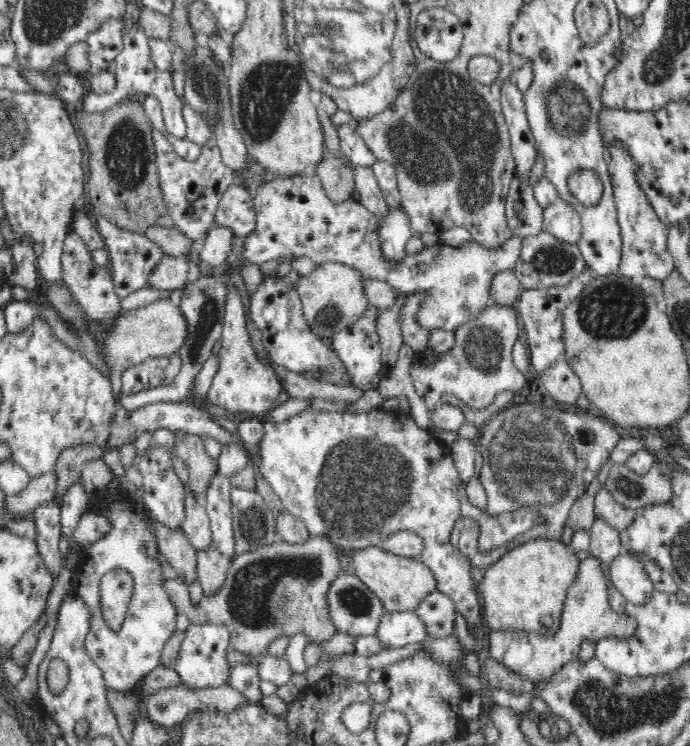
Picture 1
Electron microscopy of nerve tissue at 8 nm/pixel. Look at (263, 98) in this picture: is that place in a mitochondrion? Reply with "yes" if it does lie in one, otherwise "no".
yes

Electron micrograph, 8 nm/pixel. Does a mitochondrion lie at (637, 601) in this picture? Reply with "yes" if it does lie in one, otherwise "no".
no

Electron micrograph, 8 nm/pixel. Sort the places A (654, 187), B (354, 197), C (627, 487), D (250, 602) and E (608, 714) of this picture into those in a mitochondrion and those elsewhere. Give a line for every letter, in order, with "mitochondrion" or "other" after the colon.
A: other
B: other
C: mitochondrion
D: mitochondrion
E: mitochondrion

